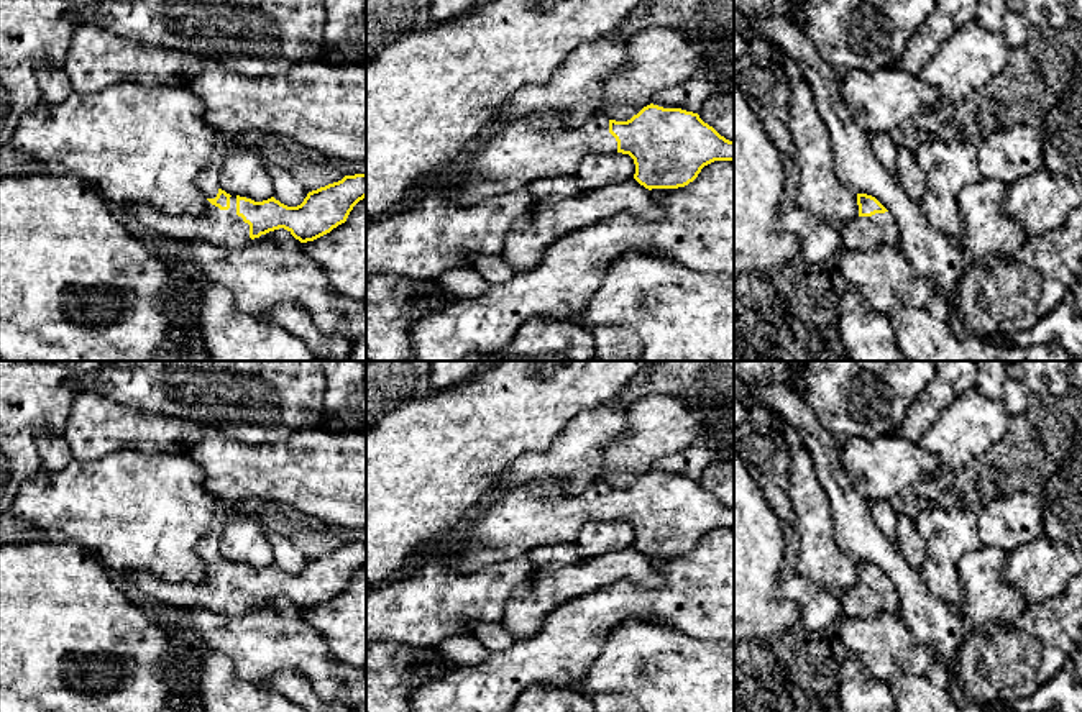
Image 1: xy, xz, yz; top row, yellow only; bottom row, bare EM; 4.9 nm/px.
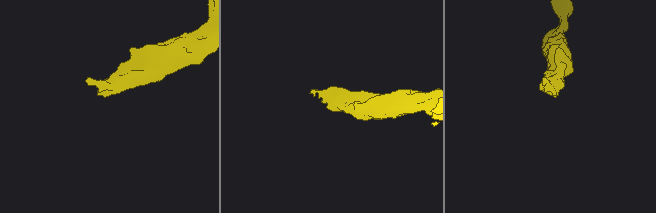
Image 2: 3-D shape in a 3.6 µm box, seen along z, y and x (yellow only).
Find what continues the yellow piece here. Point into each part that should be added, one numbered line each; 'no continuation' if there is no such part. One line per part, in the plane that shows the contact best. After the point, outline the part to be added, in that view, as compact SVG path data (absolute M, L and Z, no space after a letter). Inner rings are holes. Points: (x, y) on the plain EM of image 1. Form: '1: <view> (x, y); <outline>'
1: xy (225, 596); M236 563L230 564L230 576L220 577L207 568L204 582L169 582L151 573L135 573L130 579L154 602L172 607L204 607L225 615L241 615L251 609L250 592L236 582Z

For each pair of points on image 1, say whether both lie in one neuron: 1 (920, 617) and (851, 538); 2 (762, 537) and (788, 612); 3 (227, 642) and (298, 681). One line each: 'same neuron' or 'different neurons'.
1: same neuron
2: same neuron
3: different neurons

